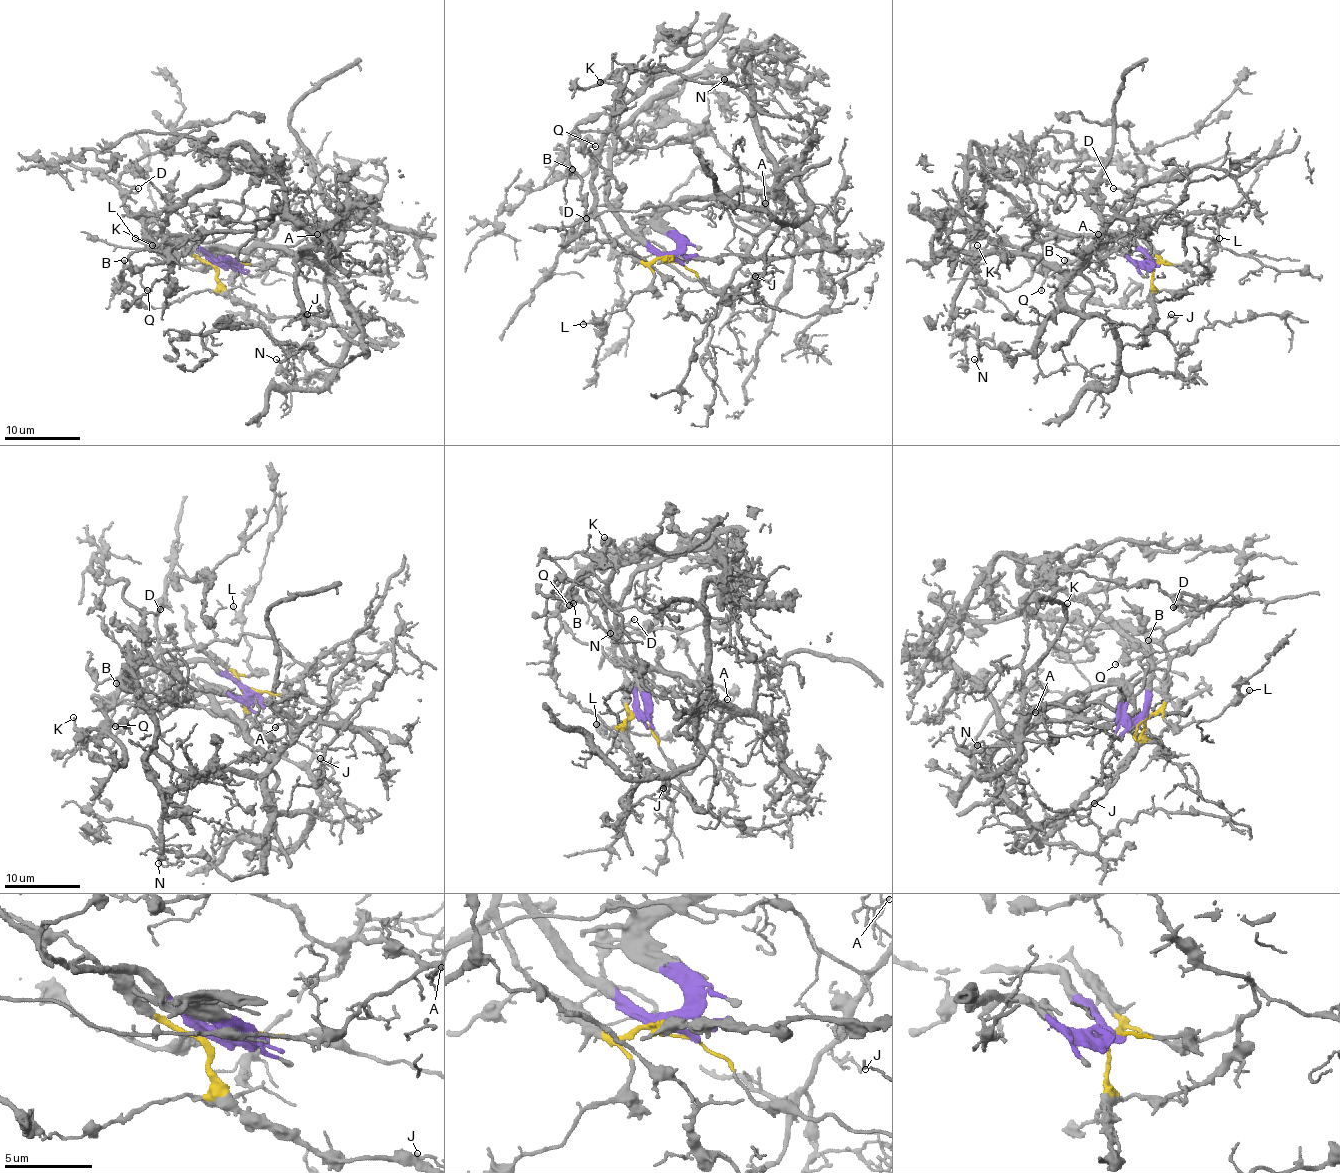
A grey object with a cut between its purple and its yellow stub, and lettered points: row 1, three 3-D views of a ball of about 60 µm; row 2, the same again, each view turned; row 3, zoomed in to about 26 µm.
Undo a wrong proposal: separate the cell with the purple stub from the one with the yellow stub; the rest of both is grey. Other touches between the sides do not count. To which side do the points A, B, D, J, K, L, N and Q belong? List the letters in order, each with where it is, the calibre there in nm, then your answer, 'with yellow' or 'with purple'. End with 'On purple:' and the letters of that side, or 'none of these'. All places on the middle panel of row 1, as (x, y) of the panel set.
A: place (765, 203); calibre 110 nm; with purple
B: place (572, 169); calibre 140 nm; with yellow
D: place (586, 218); calibre 140 nm; with yellow
J: place (755, 276); calibre 150 nm; with purple
K: place (600, 82); calibre 130 nm; with yellow
L: place (583, 324); calibre 150 nm; with yellow
N: place (724, 79); calibre 130 nm; with purple
Q: place (595, 146); calibre 140 nm; with yellow
On purple: A, J, N

